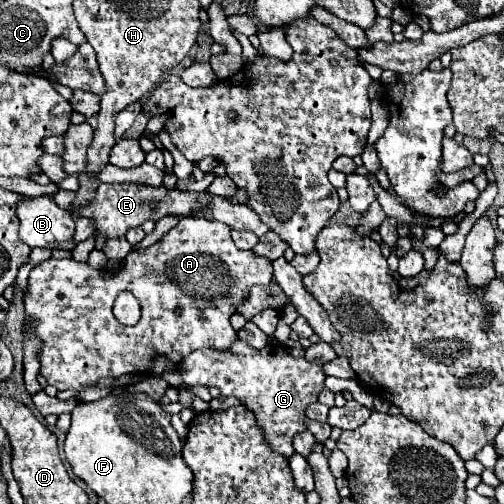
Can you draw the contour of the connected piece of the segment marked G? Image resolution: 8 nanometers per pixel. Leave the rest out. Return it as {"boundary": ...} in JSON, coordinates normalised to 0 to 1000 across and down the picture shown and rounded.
{"boundary":[[[466,675],[454,694],[399,690],[379,698],[355,730],[371,766],[427,766],[438,786],[466,786],[486,810],[506,817],[510,845],[526,877],[558,905],[581,905],[581,865],[609,849],[609,806],[629,798],[633,778],[645,770],[645,738],[637,714],[585,710],[565,687],[534,679],[522,694]]]}

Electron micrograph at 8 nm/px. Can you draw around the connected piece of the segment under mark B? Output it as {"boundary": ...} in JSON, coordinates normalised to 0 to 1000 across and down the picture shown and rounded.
{"boundary":[[[101,385],[42,393],[42,405],[34,405],[34,433],[42,480],[54,488],[81,488],[97,496],[149,492],[149,437],[137,417],[109,405]]]}

